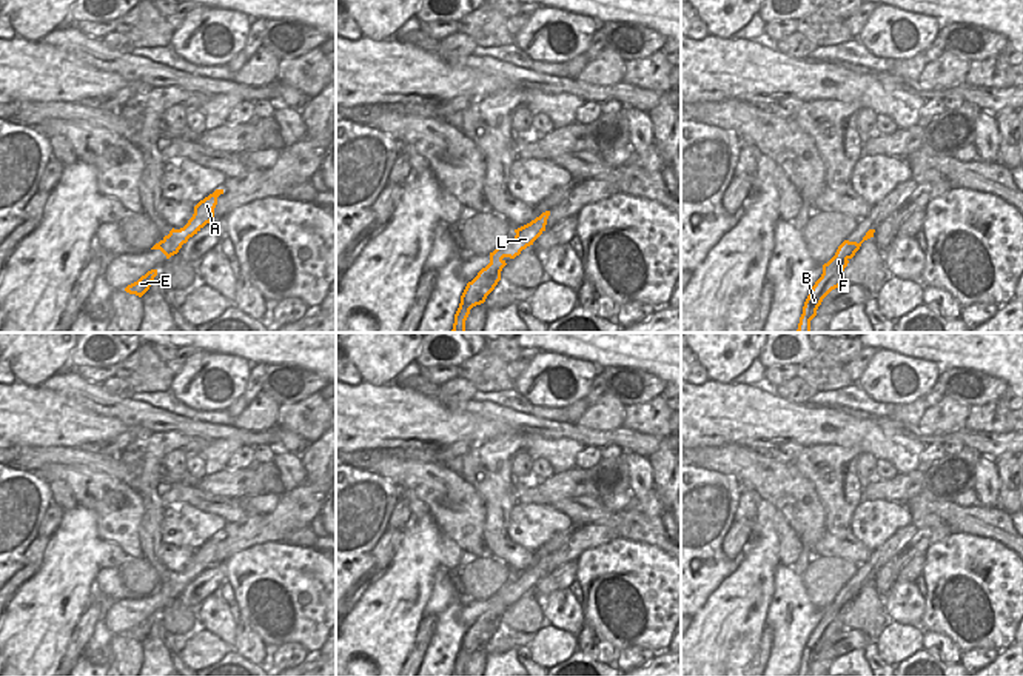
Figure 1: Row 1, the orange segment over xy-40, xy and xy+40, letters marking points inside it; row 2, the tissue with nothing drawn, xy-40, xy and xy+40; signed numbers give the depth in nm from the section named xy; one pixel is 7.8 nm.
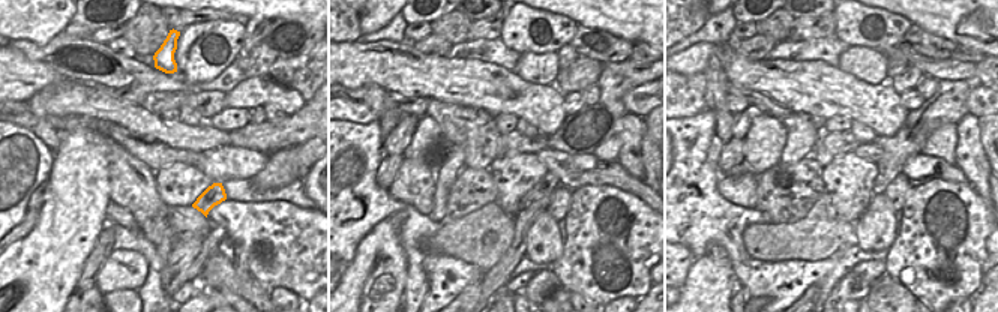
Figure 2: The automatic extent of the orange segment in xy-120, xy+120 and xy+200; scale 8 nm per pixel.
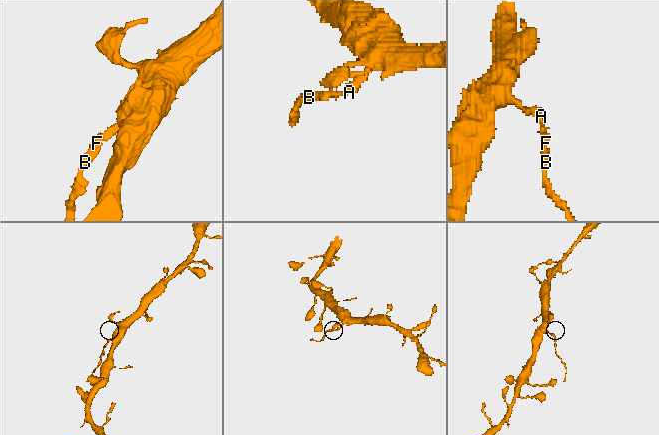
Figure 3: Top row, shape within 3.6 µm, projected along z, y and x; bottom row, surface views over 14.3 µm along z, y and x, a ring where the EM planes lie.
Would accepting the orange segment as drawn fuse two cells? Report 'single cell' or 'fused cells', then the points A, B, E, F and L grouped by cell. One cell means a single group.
fused cells | A / B E F L

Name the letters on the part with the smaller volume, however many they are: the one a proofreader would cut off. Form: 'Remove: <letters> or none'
Remove: B, E, F, L

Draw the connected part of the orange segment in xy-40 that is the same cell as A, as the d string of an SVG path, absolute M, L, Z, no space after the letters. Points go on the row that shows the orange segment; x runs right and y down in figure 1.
M216 189L213 194L200 200L194 206L194 214L185 226L188 226L191 231L200 231L206 223L213 222L214 208L220 194L223 194L223 189Z

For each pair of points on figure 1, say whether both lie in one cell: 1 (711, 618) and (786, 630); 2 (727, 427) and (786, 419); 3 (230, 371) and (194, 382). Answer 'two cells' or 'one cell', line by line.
1: two cells
2: one cell
3: one cell

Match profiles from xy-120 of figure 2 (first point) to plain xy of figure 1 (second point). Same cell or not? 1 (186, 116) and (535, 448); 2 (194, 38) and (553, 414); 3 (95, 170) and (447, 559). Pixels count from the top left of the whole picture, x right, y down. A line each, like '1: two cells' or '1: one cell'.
1: two cells
2: two cells
3: two cells

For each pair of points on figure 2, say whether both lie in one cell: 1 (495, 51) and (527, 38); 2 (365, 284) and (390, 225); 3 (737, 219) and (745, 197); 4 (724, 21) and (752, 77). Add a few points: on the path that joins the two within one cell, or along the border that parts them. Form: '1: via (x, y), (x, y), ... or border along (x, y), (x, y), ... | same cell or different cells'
1: border along (498, 39), (520, 54) | different cells
2: via (369, 269), (374, 254), (383, 240) | same cell
3: border along (716, 183), (716, 189), (727, 200), (754, 209) | different cells
4: border along (695, 42), (731, 44) | different cells

